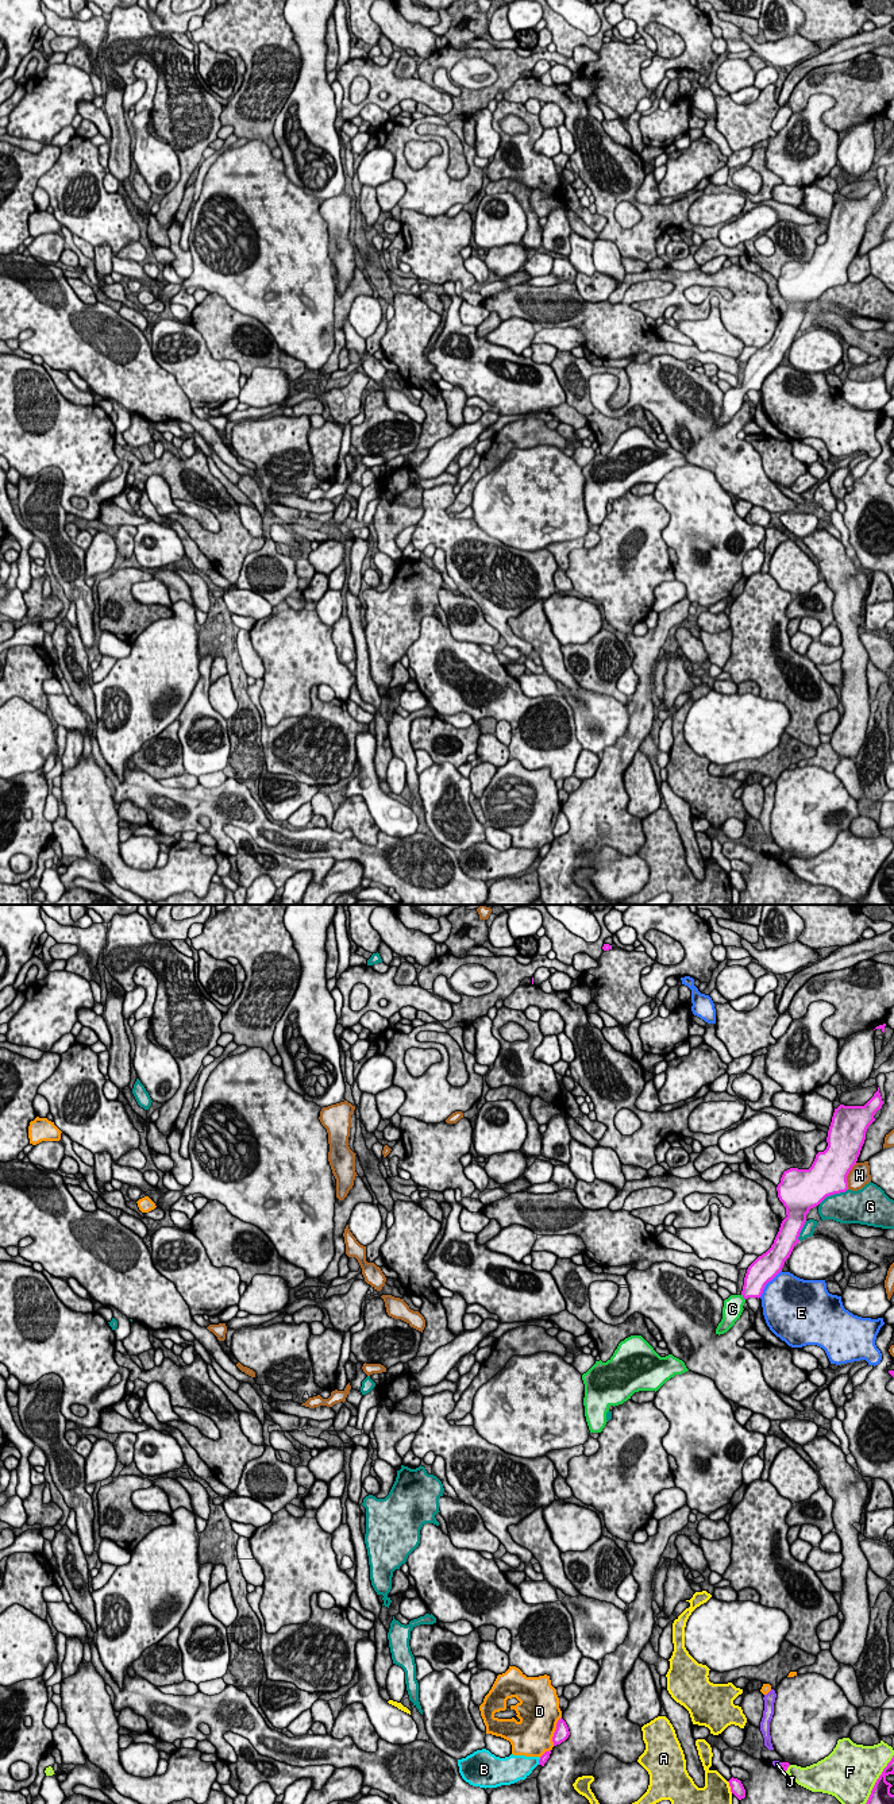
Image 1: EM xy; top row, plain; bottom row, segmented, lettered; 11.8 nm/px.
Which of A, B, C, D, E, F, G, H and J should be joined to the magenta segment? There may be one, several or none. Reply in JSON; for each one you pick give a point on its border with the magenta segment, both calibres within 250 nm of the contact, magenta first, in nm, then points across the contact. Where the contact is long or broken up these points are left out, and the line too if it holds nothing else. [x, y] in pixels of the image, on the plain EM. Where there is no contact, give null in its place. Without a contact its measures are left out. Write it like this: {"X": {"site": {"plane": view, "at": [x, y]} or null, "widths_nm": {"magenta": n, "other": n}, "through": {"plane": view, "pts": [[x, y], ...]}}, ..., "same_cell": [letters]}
{"C": {"site": {"plane": "xy", "at": [743, 389]}, "widths_nm": {"magenta": 280, "other": 240}, "through": {"plane": "xy", "pts": [[755, 373], [754, 378], [743, 389], [732, 401]]}}, "same_cell": ["C"]}

